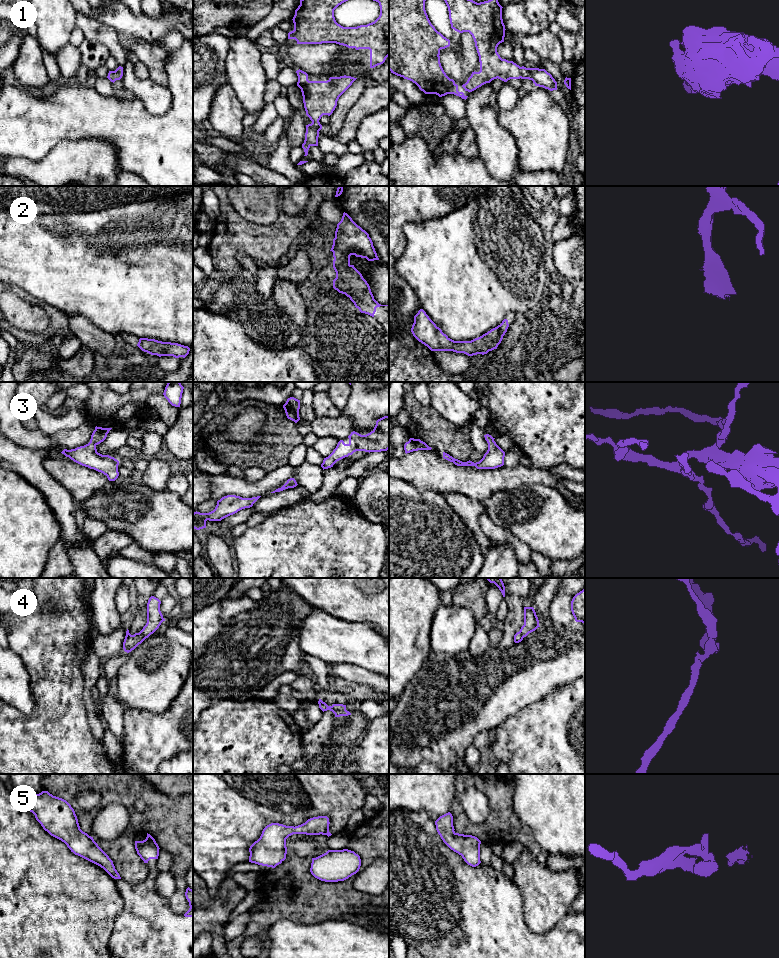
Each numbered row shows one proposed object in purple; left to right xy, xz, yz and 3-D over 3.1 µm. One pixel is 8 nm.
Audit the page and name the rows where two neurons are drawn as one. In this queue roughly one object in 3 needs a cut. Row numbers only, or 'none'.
none

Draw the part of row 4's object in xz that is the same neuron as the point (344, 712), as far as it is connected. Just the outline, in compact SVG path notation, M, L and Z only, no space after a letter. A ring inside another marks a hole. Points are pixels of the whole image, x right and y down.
M319 699L318 704L319 704L319 708L323 712L327 711L327 710L330 710L330 711L332 711L335 714L335 717L351 715L351 713L346 710L346 705L343 705L343 704L333 704L332 706L328 706L321 699Z

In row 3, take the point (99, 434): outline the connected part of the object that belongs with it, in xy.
M96 426L88 444L71 450L64 449L61 453L82 466L103 473L109 481L115 481L119 476L119 461L109 455L98 453L96 449L96 446L106 439L111 429Z

